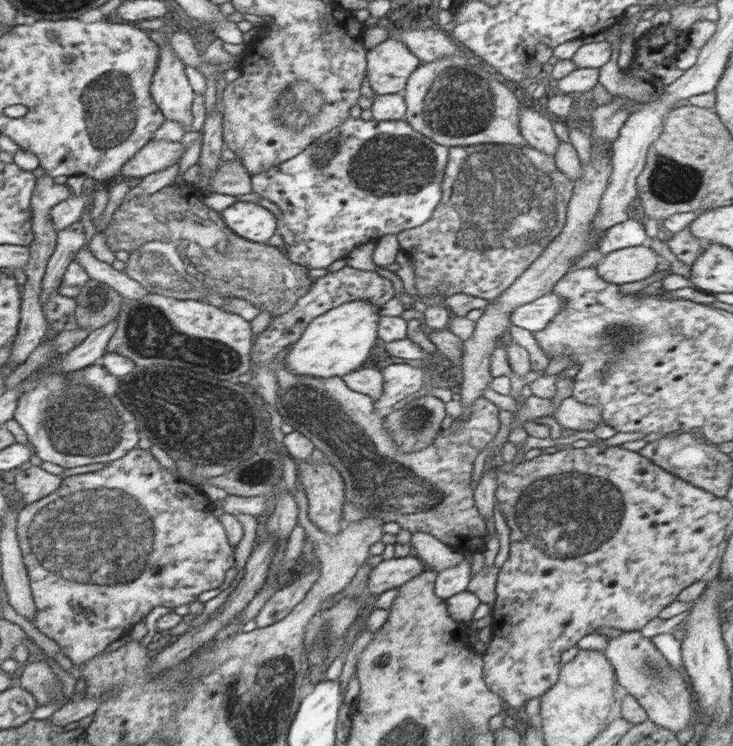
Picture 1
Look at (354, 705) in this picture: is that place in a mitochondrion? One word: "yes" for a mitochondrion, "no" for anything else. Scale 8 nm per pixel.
no

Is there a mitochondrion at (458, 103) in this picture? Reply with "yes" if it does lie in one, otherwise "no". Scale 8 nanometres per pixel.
yes

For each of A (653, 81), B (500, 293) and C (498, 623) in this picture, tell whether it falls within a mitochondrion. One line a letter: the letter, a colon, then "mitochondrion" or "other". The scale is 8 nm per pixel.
A: other
B: other
C: other

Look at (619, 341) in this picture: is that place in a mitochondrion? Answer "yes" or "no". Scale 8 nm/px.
yes

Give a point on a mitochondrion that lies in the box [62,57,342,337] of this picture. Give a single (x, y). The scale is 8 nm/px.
(110, 109)

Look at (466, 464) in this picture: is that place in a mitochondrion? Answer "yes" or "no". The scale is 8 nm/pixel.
no

